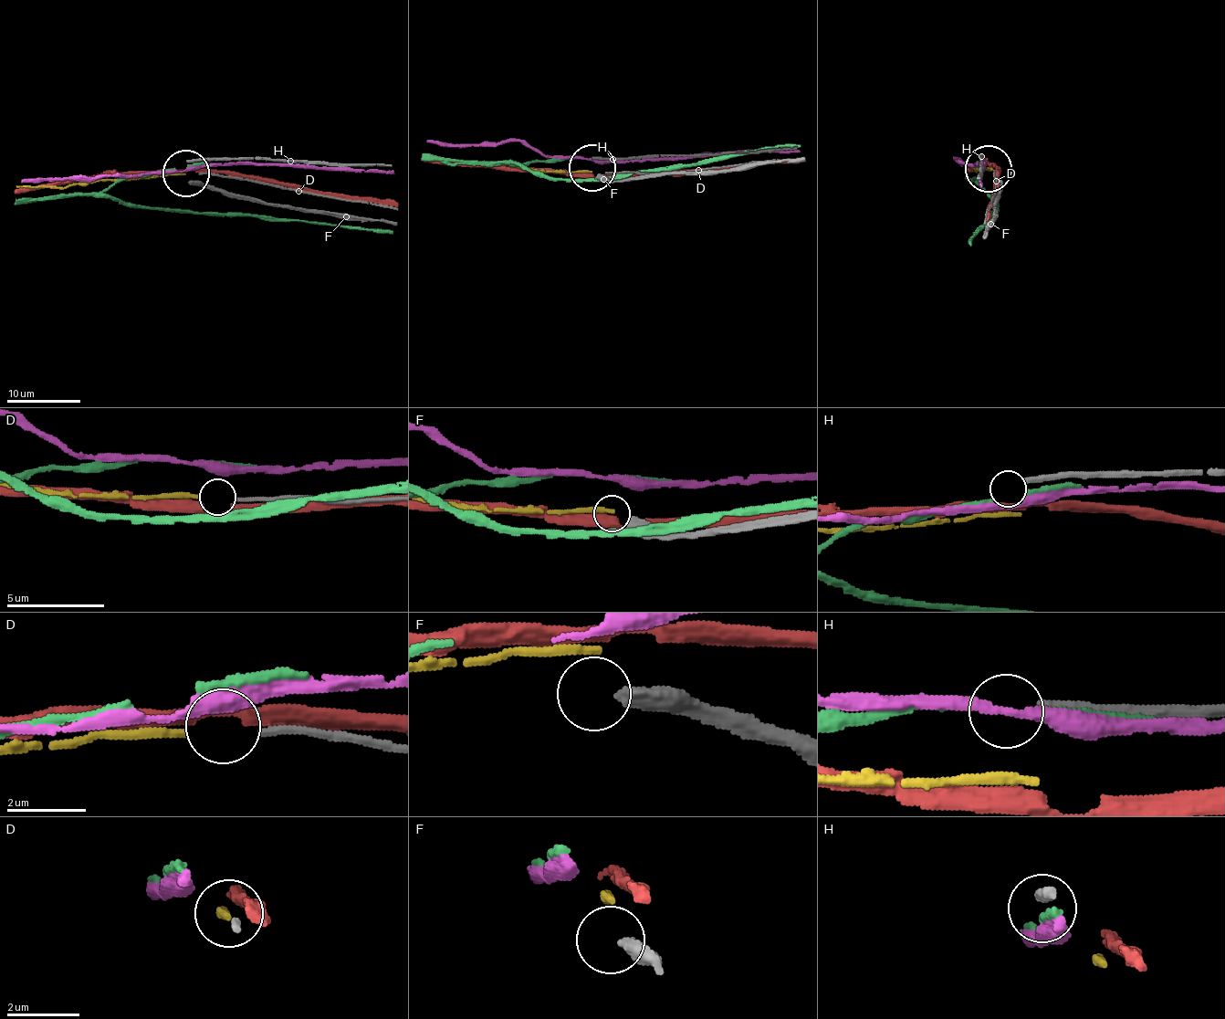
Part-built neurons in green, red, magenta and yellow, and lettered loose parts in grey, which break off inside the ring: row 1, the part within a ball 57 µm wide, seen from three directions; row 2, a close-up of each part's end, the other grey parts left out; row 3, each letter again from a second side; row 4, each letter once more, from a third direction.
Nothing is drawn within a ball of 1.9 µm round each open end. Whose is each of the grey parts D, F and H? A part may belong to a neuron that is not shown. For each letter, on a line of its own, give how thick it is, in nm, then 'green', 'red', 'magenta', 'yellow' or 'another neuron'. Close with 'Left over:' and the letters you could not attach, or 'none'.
D: calibre 190 nm; yellow
F: calibre 480 nm; another neuron
H: calibre 320 nm; another neuron
Left over: F, H

